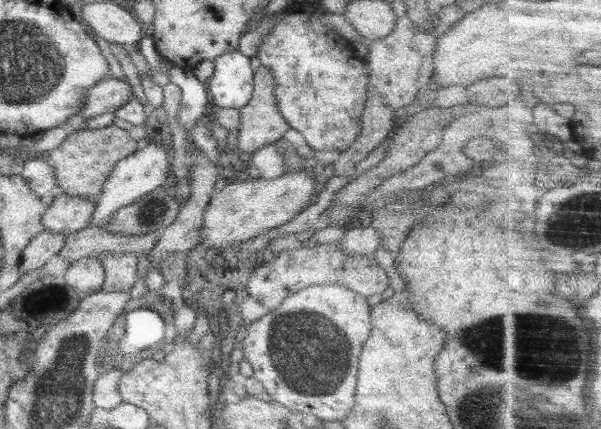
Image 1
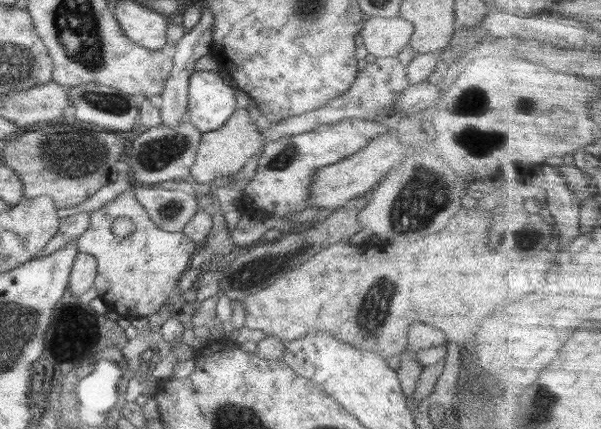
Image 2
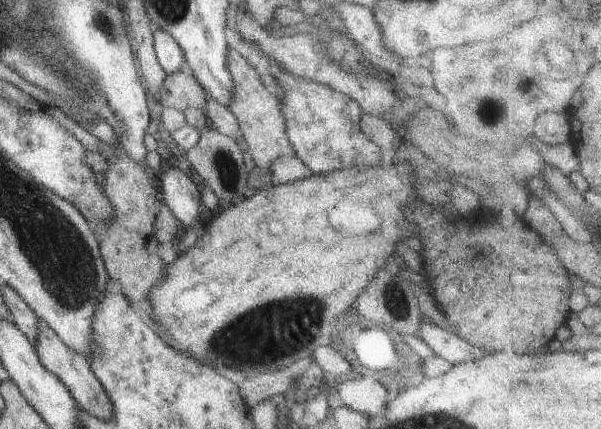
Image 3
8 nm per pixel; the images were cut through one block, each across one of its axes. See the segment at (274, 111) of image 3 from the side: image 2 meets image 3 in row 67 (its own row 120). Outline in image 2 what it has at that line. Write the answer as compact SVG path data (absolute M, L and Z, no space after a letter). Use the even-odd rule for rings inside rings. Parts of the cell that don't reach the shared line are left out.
M237 108L218 130L202 133L191 167L191 178L202 184L210 184L216 178L234 178L244 169L250 157L261 151L264 142L265 137L260 134L258 123L250 118L247 110Z

